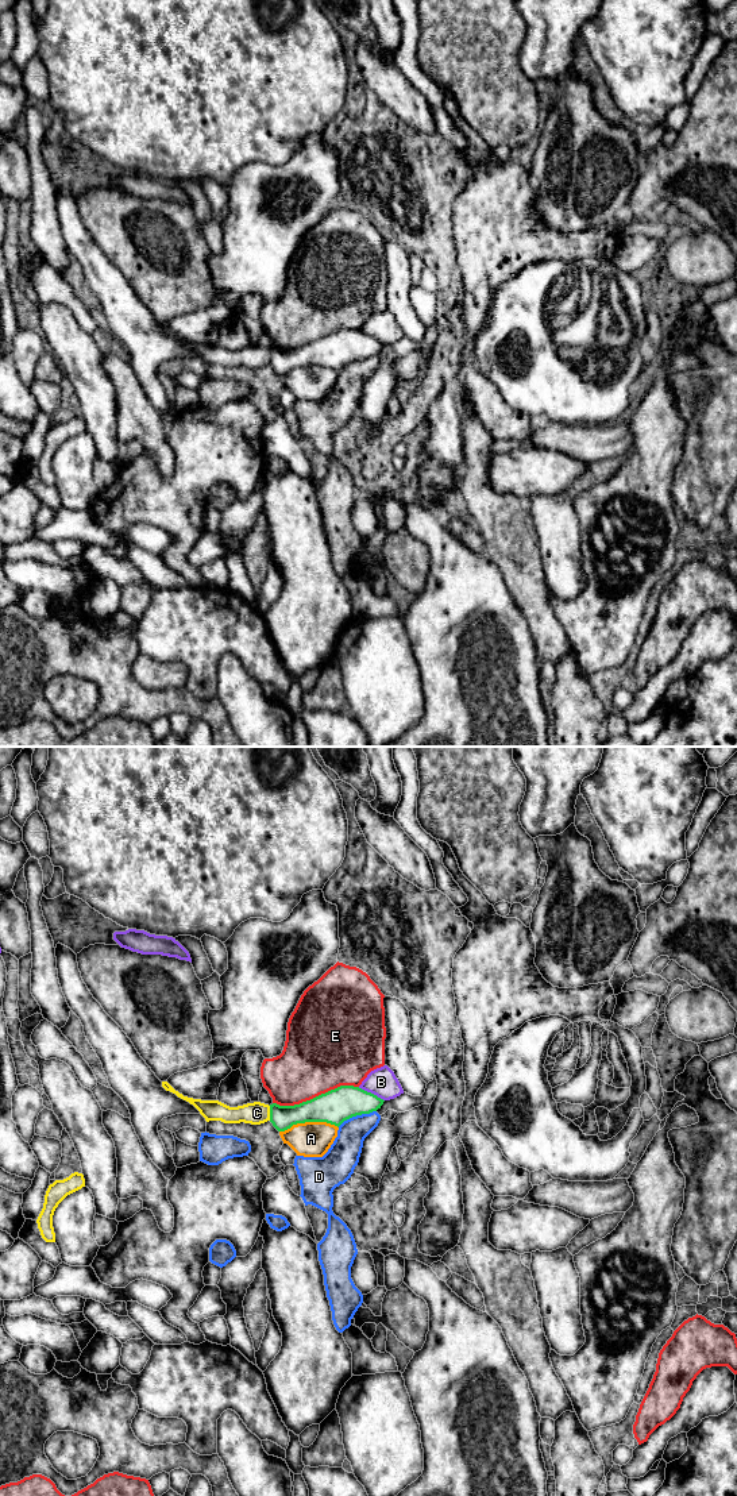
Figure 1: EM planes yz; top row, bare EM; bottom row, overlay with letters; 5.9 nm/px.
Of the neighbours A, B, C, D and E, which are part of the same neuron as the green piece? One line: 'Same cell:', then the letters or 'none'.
Same cell: none

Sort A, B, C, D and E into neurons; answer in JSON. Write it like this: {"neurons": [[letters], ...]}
{"neurons": [["A"], ["B"], ["C"], ["D"], ["E"]]}

